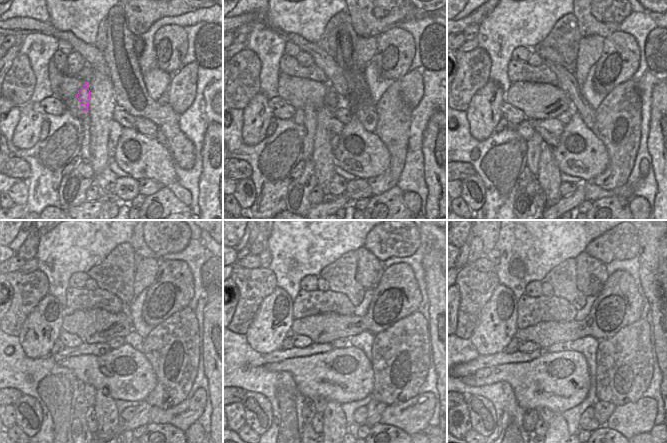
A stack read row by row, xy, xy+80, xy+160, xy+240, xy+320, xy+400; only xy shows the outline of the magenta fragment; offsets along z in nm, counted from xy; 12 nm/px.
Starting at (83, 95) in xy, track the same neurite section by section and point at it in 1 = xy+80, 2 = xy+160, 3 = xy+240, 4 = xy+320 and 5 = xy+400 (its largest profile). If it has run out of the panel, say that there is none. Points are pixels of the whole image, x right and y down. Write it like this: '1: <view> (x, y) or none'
1: xy+80 (309, 125)
2: xy+160 (534, 145)
3: xy+240 (89, 391)
4: xy+320 (320, 403)
5: xy+400 (545, 414)

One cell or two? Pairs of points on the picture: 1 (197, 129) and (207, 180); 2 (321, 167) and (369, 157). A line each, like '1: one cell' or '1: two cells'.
1: two cells
2: two cells

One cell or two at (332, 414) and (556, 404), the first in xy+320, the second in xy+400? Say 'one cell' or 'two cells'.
two cells

